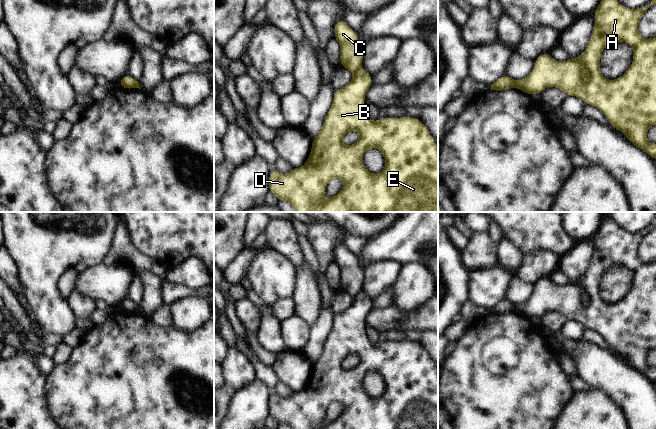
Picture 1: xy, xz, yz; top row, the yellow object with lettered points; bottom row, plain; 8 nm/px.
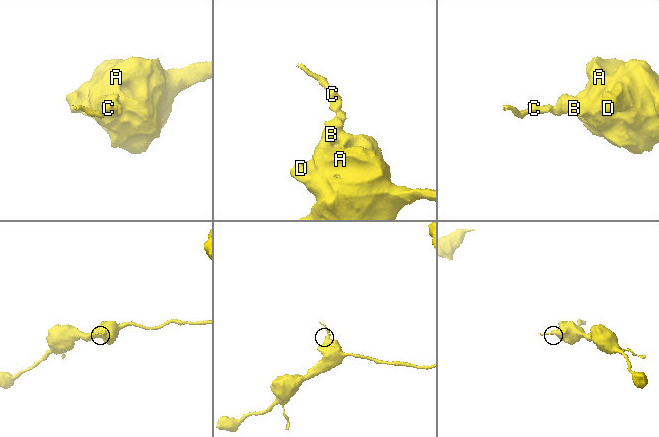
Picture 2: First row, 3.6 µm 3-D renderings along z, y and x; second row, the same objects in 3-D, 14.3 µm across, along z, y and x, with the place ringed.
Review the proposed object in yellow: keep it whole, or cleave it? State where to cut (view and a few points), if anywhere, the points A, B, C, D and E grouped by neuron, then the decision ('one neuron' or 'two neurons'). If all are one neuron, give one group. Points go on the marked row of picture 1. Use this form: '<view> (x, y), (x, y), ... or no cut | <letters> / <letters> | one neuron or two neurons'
xz (361, 65), (353, 73) | A B D E / C | two neurons

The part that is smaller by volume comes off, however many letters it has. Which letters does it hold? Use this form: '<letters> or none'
C.

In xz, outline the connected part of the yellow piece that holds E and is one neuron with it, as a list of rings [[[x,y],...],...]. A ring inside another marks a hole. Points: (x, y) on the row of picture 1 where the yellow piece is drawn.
[[[361,66],[346,86],[334,91],[332,106],[320,133],[312,139],[310,156],[304,165],[293,168],[288,174],[271,168],[269,191],[278,201],[286,200],[296,212],[438,212],[438,149],[435,138],[419,118],[383,116],[379,121],[372,121],[364,108],[366,92],[372,85],[372,76]],[[350,131],[357,131],[359,138],[356,143],[345,146],[342,140]],[[370,148],[380,150],[385,159],[385,169],[378,174],[370,173],[363,164],[363,154]],[[335,177],[343,181],[343,188],[337,195],[326,199],[326,186]]]

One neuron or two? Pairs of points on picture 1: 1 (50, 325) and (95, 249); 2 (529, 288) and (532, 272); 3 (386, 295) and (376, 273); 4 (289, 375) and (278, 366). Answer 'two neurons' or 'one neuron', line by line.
1: one neuron
2: two neurons
3: two neurons
4: one neuron

